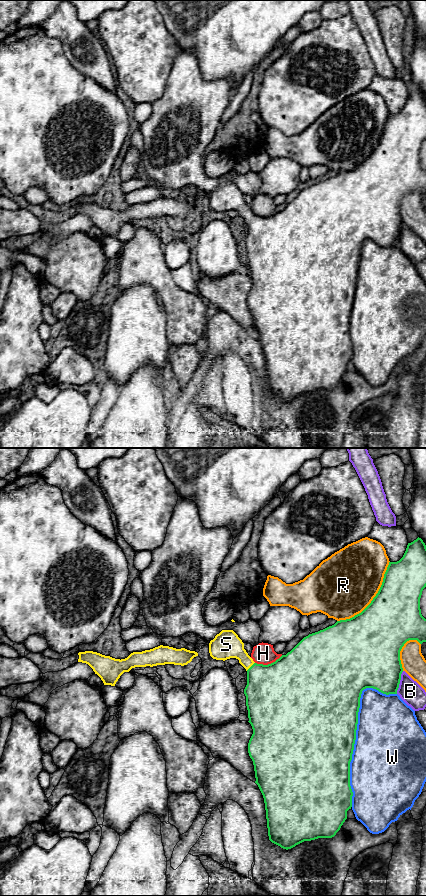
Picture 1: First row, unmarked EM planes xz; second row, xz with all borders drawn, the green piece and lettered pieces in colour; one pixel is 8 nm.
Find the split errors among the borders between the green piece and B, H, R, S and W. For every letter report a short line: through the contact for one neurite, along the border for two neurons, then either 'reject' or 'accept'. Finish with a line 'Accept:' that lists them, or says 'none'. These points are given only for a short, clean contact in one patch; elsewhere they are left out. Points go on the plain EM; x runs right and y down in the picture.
B: reject
H: reject
R: reject
S: line xz (271, 242), (251, 218), (228, 197); accept
W: reject
Accept: S

